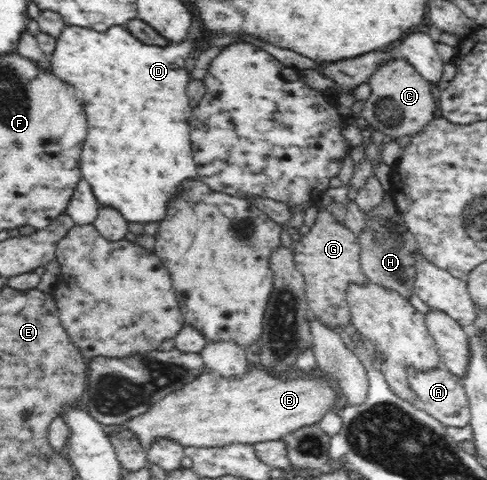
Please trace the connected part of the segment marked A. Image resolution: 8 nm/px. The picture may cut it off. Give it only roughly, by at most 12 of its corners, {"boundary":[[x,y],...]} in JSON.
{"boundary":[[407,367],[418,407],[446,427],[470,423],[462,378]]}

